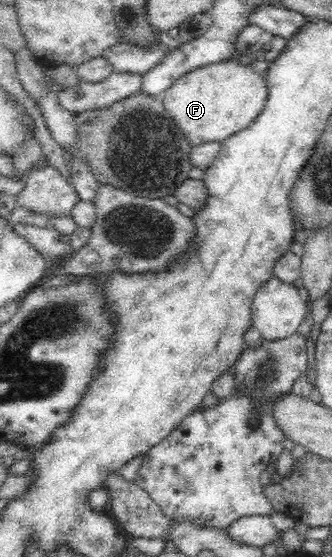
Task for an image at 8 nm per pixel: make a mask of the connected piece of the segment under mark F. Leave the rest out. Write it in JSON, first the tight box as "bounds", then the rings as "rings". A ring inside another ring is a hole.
{"bounds":[160,59,267,147],"rings":[[[227,59],[184,74],[162,92],[160,99],[187,143],[194,147],[206,142],[224,141],[253,122],[265,106],[267,85],[250,65],[239,65],[239,61]]]}

